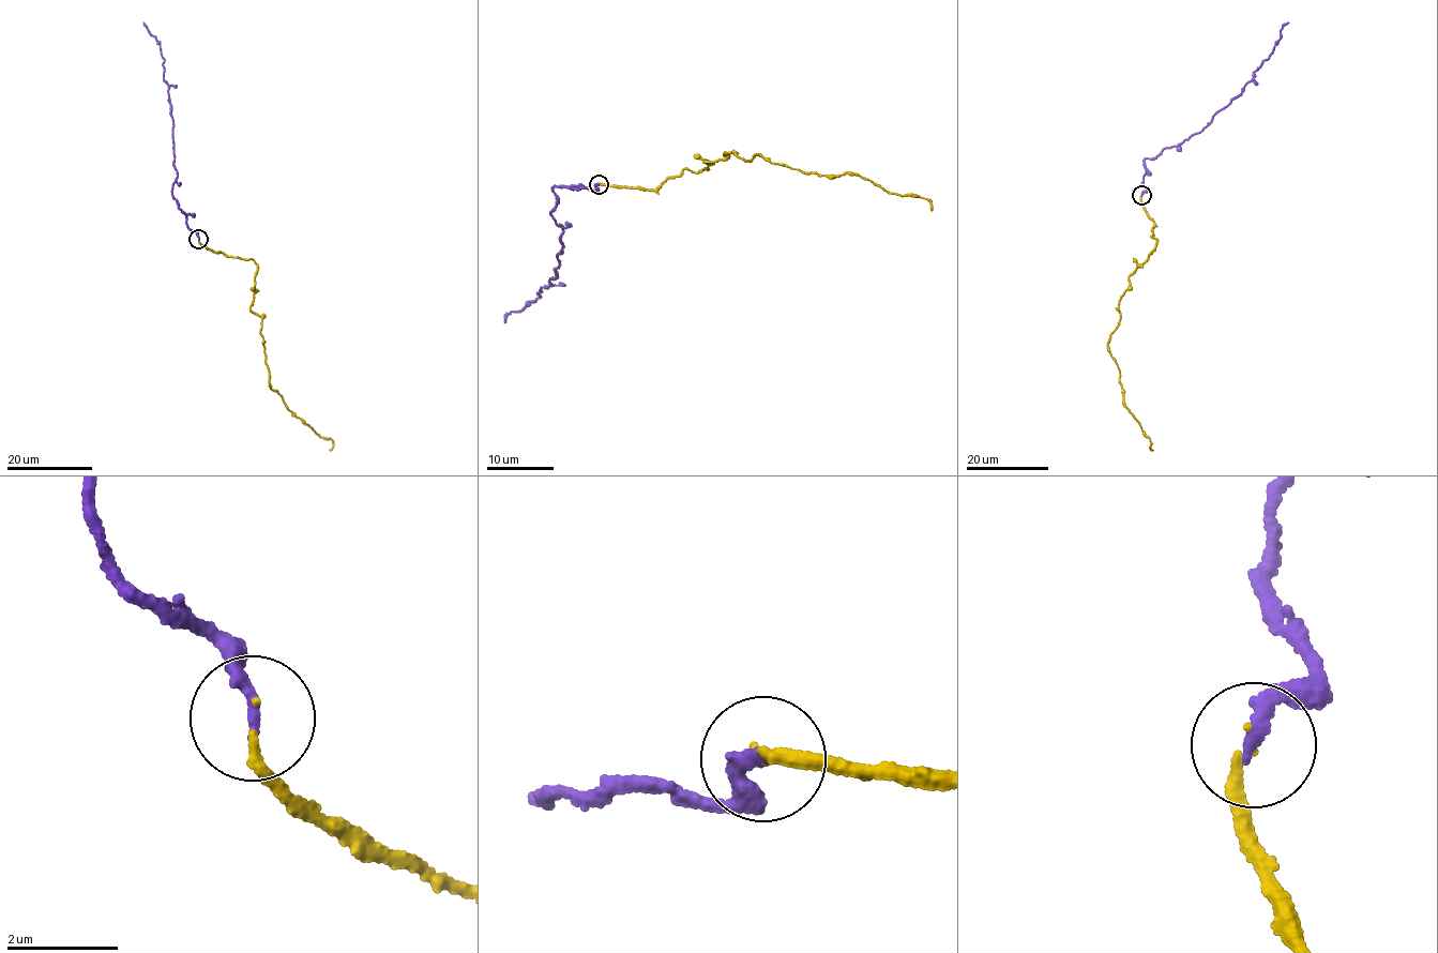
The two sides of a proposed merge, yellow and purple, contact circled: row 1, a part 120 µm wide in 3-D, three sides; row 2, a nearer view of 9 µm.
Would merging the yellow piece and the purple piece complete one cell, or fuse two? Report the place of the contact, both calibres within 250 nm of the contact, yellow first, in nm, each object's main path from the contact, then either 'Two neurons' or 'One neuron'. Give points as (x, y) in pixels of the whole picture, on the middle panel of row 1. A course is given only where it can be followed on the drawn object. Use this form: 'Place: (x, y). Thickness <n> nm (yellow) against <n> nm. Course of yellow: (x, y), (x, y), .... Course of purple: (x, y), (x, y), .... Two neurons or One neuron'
Place: (599, 184). Thickness 150 nm (yellow) against 240 nm. Course of yellow: (599, 185), (655, 188), (732, 152), (750, 163), (755, 154), (801, 171), (859, 174), (926, 199), (931, 210). Course of purple: (598, 184), (593, 191), (554, 188), (557, 207), (550, 214), (563, 227), (556, 275), (540, 296), (503, 322). One neuron

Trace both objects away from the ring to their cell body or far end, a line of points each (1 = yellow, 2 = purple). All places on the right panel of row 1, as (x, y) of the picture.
1: (1141, 196), (1156, 241), (1129, 276), (1107, 349), (1125, 407), (1152, 450)
2: (1141, 195), (1146, 190), (1145, 159), (1197, 133), (1239, 94), (1268, 58), (1288, 21)

